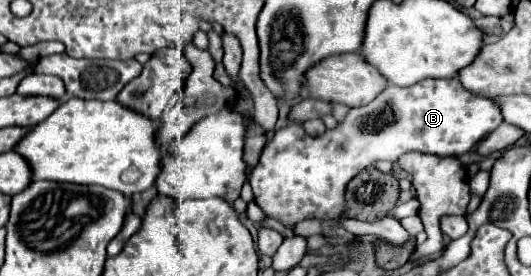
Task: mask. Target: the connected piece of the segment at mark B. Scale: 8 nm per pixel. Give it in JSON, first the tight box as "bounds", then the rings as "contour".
{"bounds":[248,79,502,227],"contour":[[[422,79],[412,87],[388,85],[372,103],[350,109],[342,123],[318,137],[310,137],[302,125],[274,131],[248,181],[262,211],[288,227],[310,217],[340,219],[344,187],[374,161],[394,163],[406,151],[462,155],[502,121],[496,101],[464,91],[458,79]]]}

